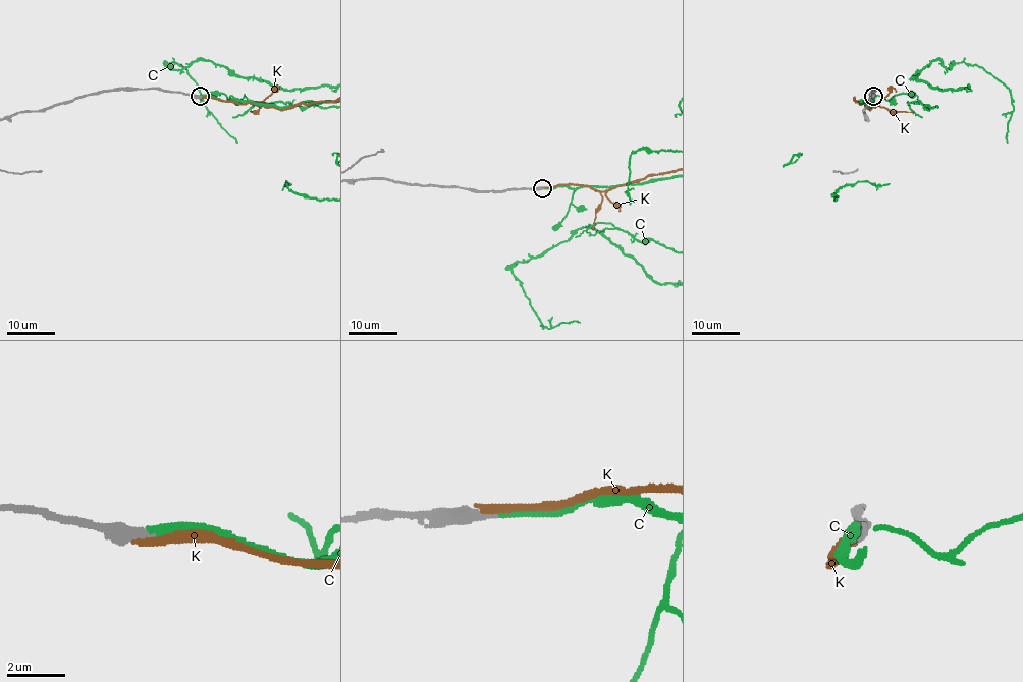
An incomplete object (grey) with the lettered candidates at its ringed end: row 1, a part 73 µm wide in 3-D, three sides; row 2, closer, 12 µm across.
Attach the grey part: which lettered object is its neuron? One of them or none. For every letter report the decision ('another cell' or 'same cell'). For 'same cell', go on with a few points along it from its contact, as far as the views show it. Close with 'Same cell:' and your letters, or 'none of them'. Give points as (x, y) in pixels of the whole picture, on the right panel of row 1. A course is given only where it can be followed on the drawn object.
C: same cell
K: another cell
Same cell: C

